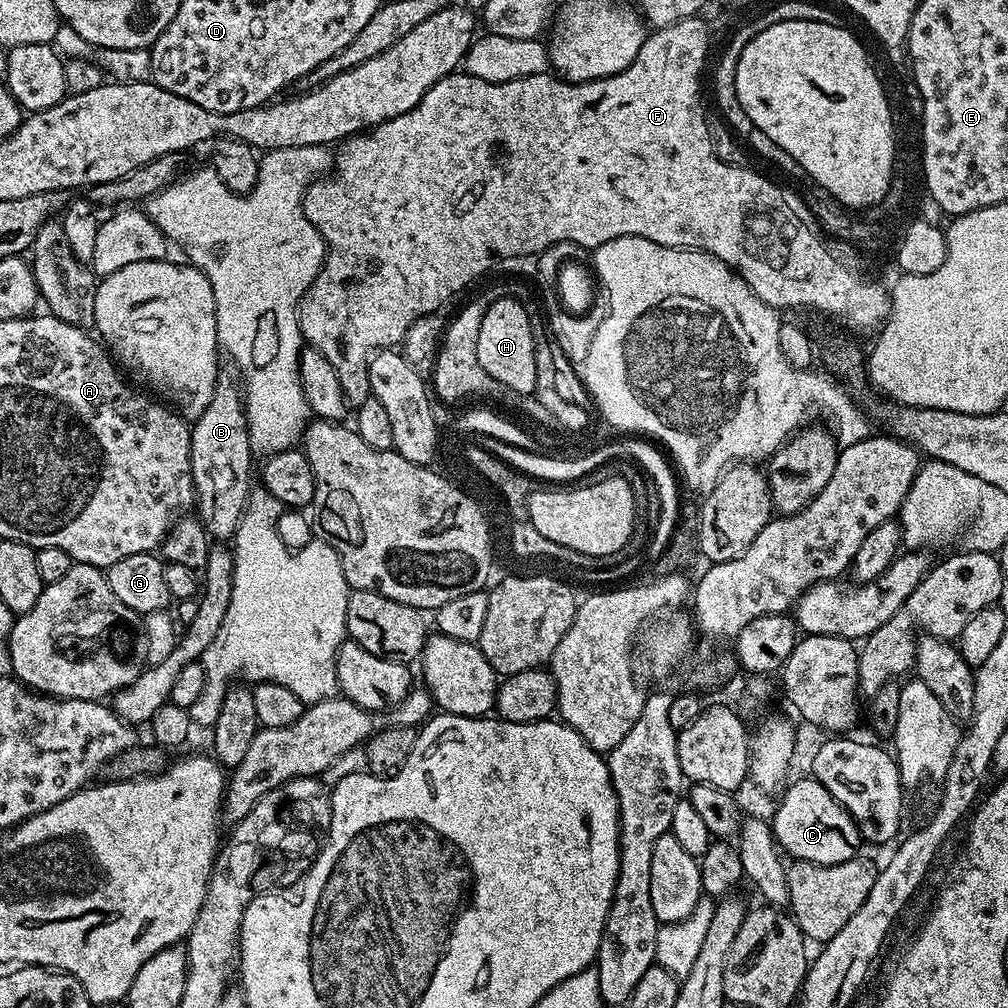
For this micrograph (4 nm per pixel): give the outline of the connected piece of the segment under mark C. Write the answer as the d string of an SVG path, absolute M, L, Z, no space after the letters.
M820 788L816 792L792 792L780 800L776 817L771 817L770 827L776 843L792 860L805 860L815 864L837 864L852 860L861 851L862 841L856 820L843 804Z

